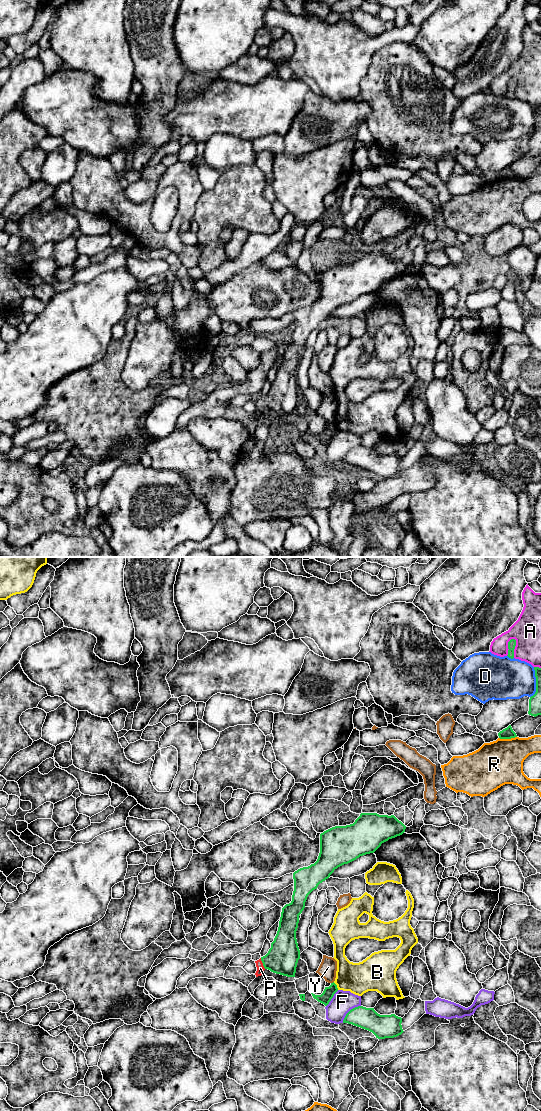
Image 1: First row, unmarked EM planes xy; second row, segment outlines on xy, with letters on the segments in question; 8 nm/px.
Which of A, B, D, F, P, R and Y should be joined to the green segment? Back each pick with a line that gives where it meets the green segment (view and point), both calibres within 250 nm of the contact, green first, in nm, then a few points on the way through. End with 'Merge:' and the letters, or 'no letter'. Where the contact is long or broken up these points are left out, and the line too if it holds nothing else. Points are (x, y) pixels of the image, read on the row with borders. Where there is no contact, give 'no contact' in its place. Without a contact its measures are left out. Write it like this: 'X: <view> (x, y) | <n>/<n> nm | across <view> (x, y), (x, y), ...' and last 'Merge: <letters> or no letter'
P: xy (262, 962) | 260/60 nm | across xy (282, 958), (262, 962), (260, 968)
Merge: P

